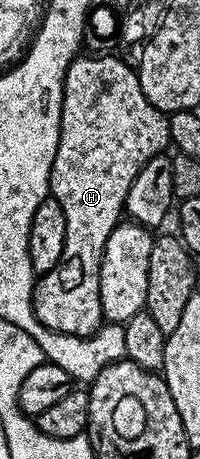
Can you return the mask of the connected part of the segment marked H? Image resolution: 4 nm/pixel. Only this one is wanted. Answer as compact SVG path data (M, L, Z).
M93 53L90 59L74 58L65 74L65 96L61 106L61 132L55 149L55 161L49 174L51 198L59 201L67 221L67 237L63 241L63 257L33 285L35 317L49 330L64 335L96 336L103 326L99 273L107 237L123 215L125 198L131 181L151 157L162 154L170 146L169 121L166 112L155 109L141 88L140 74L113 53Z

